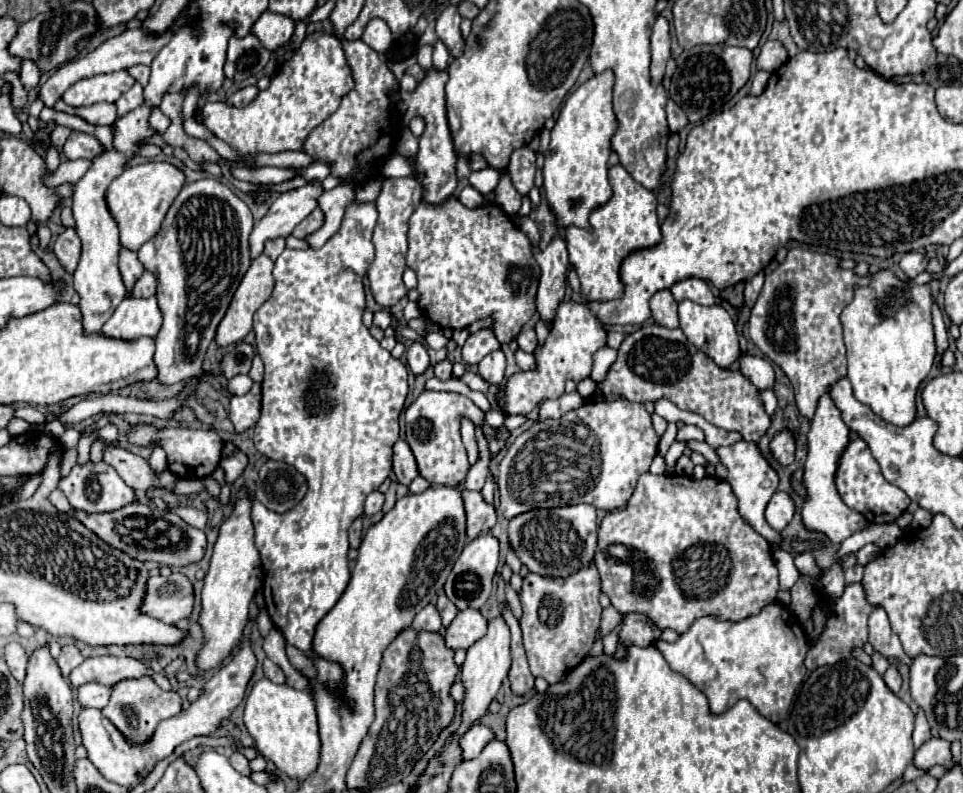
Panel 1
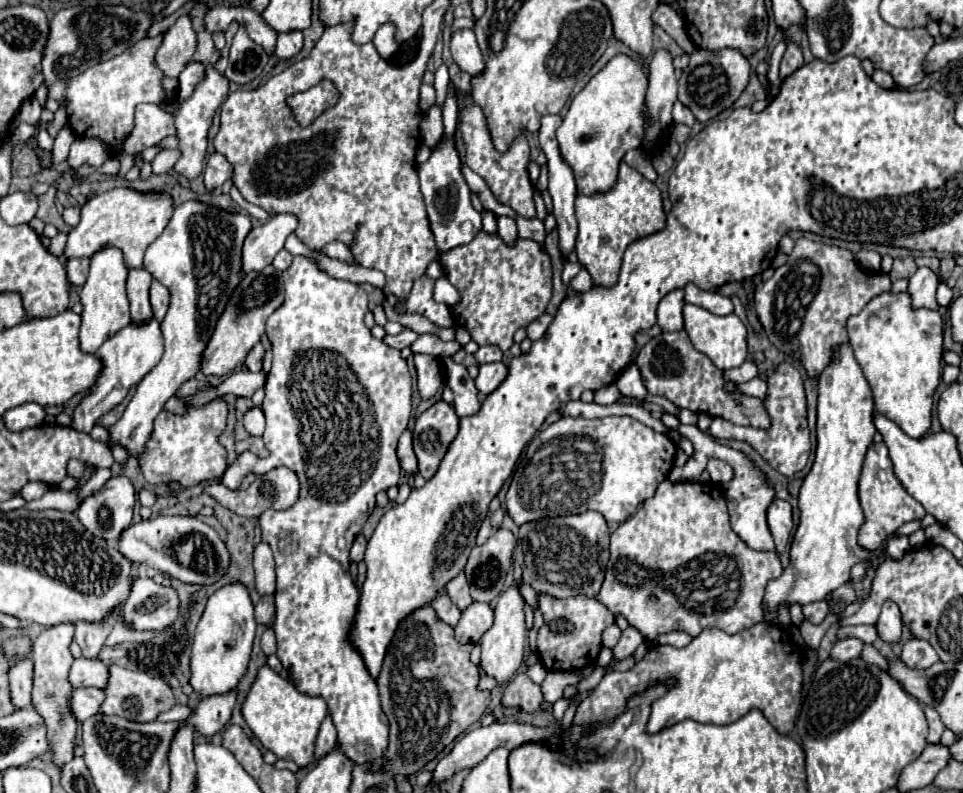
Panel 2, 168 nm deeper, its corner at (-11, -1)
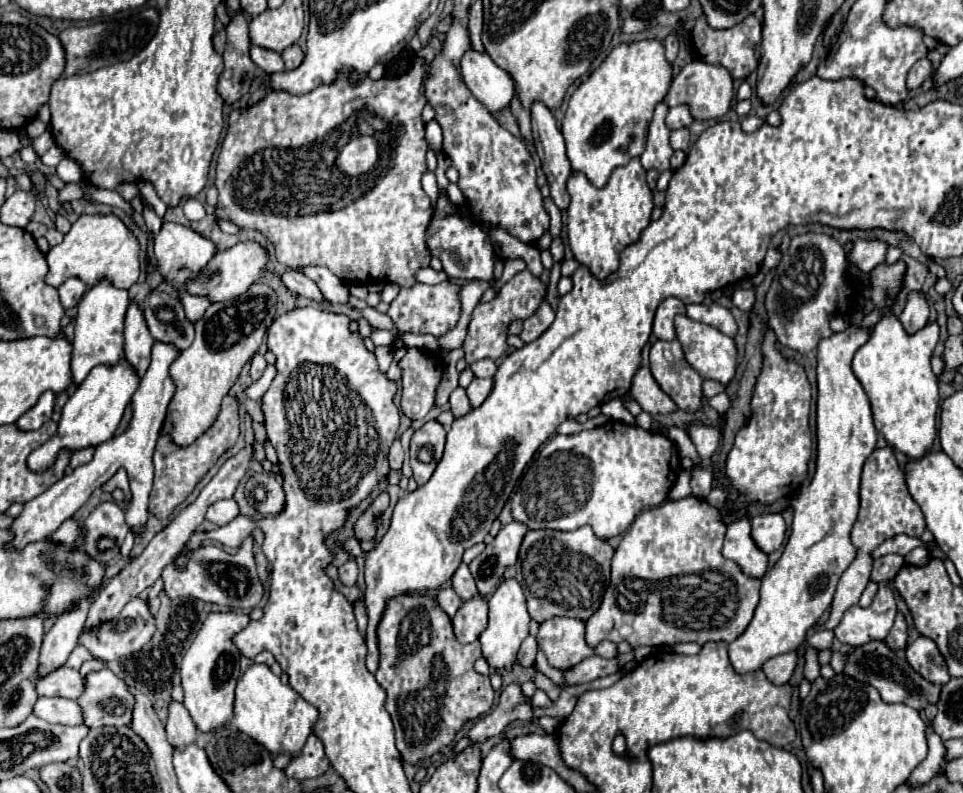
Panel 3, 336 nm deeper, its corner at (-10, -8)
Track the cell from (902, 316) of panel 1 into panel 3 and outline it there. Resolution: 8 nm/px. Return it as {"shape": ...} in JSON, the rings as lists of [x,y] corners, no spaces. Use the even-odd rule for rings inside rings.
{"shape":[[[891,313],[891,315],[885,315],[877,325],[873,325],[873,329],[869,331],[867,343],[859,347],[853,357],[853,371],[861,381],[865,393],[869,395],[877,431],[883,433],[889,445],[903,451],[909,459],[923,457],[931,449],[937,433],[935,415],[939,407],[939,393],[937,393],[937,375],[931,371],[931,355],[939,341],[939,333],[940,328],[937,323],[929,323],[917,333],[907,333],[901,321],[897,319],[897,315]]]}

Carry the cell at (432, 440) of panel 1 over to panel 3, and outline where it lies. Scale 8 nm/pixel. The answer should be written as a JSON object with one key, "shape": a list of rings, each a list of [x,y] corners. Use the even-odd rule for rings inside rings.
{"shape":[[[427,421],[411,437],[411,467],[417,485],[425,485],[441,461],[445,447],[445,427],[439,421]]]}

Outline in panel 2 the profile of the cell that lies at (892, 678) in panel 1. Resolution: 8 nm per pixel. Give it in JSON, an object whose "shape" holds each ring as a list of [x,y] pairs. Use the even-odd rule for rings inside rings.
{"shape":[[[910,638],[904,644],[900,658],[910,668],[930,668],[938,660],[938,654],[936,654],[936,650],[926,640]]]}

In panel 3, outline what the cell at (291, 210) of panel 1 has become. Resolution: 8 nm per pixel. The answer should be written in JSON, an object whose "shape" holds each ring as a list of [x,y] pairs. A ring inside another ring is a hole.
{"shape":[[[241,241],[215,255],[215,259],[207,265],[207,271],[203,271],[203,275],[199,275],[197,281],[189,283],[187,291],[191,291],[193,295],[209,295],[209,299],[215,303],[223,299],[233,299],[243,295],[243,291],[247,291],[249,285],[253,285],[265,271],[267,271],[267,249],[261,247],[257,241]]]}

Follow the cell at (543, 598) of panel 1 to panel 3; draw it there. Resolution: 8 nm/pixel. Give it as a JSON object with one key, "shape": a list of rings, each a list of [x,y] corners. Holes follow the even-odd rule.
{"shape":[[[553,617],[541,623],[537,643],[547,655],[551,667],[567,671],[593,655],[585,641],[585,621],[573,617]]]}

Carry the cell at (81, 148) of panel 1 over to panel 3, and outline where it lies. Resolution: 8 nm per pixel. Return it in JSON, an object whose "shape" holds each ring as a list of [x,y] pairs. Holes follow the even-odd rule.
{"shape":[[[63,157],[63,161],[57,165],[57,177],[65,183],[81,183],[85,179],[79,163],[75,163],[69,157]]]}

